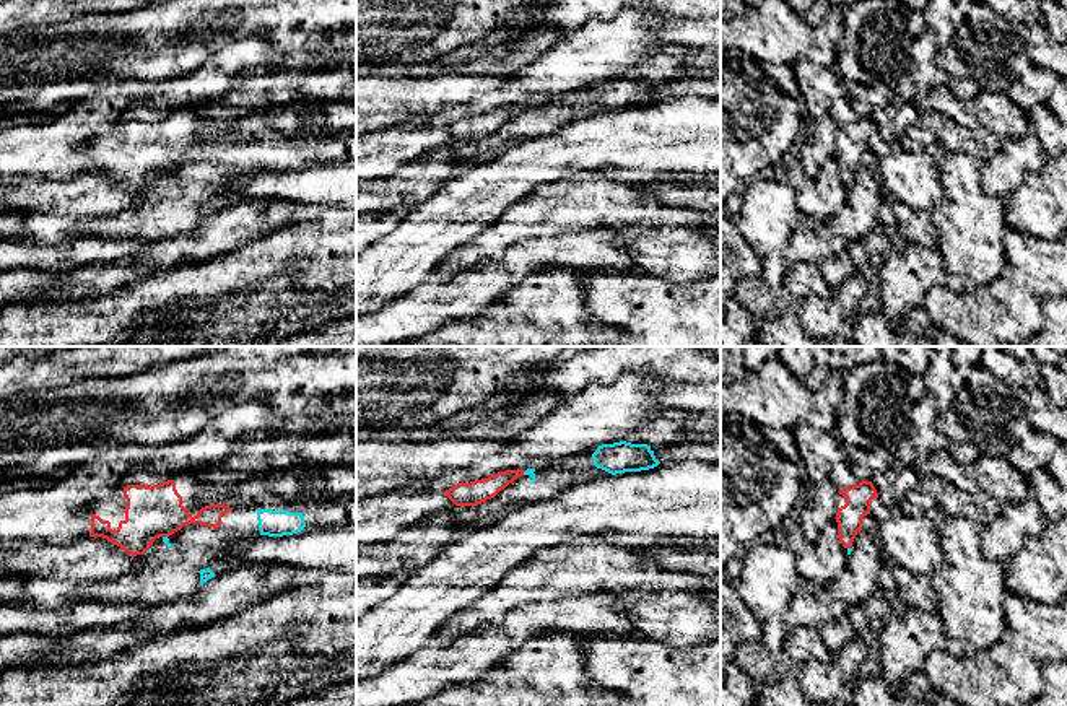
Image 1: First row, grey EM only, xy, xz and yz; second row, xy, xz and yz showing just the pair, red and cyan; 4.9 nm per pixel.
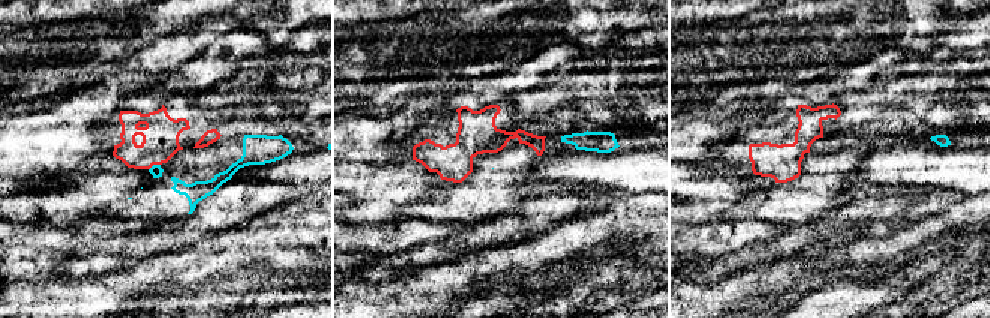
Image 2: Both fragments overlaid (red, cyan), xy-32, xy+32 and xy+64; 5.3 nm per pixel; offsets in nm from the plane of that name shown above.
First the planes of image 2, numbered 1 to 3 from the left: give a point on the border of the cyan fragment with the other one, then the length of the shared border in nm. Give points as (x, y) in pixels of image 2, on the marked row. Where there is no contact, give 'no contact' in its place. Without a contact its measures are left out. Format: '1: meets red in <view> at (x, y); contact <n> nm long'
1: meets red in xy-32 at (153, 164); contact 70 nm long
2: no contact
3: no contact

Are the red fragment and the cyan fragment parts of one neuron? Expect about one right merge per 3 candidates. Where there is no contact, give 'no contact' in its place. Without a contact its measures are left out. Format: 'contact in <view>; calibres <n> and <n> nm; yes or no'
contact in xy; calibres 260 and 20 nm; no

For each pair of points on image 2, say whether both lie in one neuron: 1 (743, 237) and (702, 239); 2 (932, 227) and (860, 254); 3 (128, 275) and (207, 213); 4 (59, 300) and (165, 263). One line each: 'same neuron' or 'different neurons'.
1: same neuron
2: same neuron
3: different neurons
4: same neuron

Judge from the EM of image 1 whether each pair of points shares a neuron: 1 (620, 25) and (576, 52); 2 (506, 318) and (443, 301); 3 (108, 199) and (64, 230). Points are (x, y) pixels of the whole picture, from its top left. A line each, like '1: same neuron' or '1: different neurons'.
1: same neuron
2: different neurons
3: same neuron

